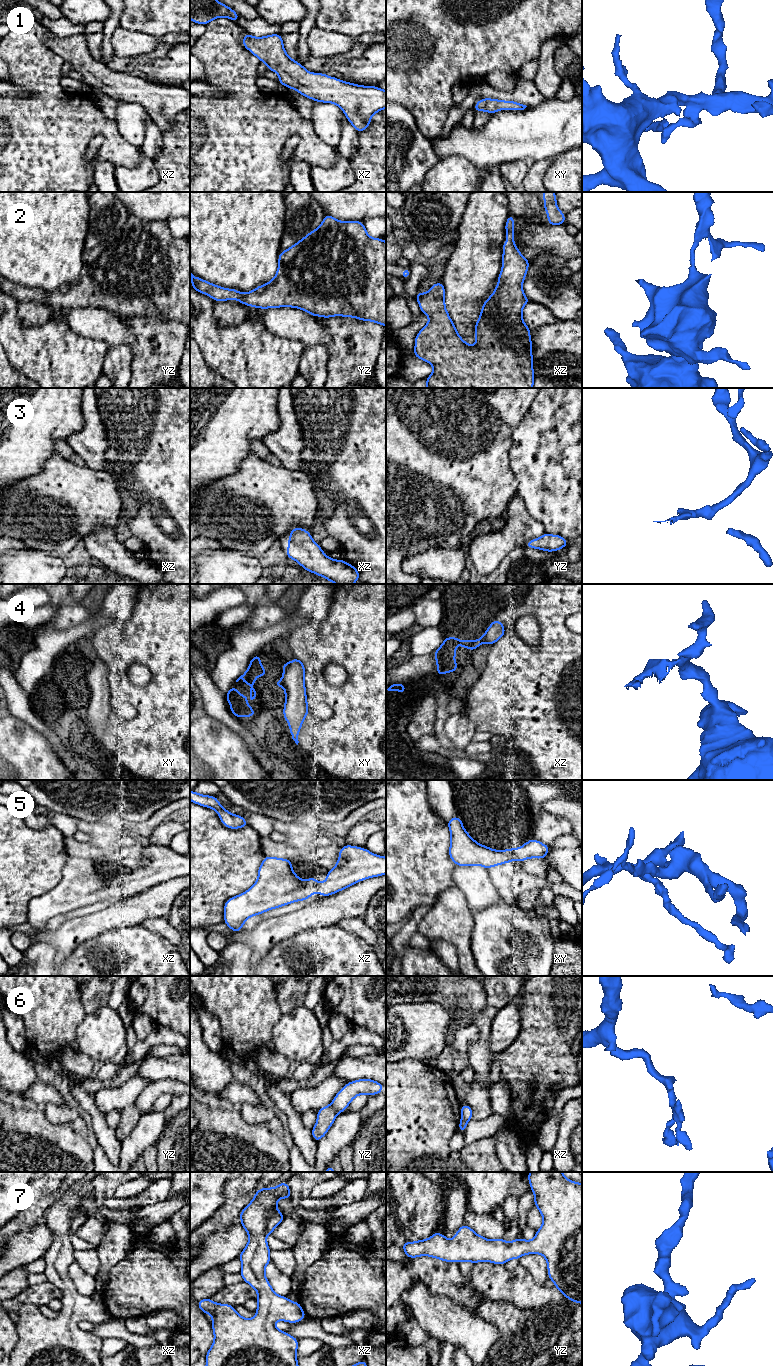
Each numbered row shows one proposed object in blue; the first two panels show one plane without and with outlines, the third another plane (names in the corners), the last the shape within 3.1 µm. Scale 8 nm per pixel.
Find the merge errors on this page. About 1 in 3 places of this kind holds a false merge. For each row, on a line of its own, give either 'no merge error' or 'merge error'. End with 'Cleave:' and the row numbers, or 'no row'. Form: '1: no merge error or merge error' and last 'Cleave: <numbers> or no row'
1: no merge error
2: no merge error
3: no merge error
4: merge error
5: no merge error
6: merge error
7: no merge error
Cleave: 4, 6

